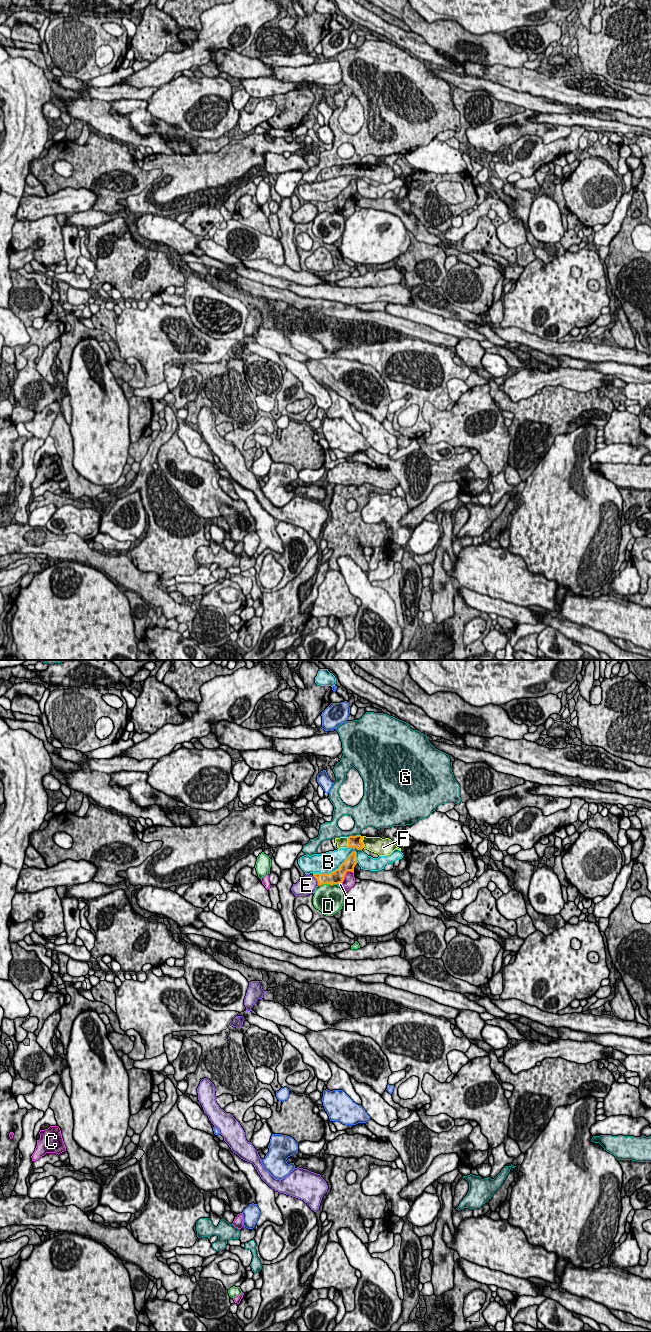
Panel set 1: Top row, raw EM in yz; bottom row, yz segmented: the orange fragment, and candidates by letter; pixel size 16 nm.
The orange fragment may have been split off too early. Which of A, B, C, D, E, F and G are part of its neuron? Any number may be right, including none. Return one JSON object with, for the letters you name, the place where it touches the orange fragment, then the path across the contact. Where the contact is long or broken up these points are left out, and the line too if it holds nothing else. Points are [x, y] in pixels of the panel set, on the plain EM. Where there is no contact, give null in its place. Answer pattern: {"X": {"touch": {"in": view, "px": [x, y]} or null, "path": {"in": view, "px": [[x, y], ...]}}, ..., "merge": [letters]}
{"F": {"touch": {"in": "yz", "px": [362, 170]}}, "merge": ["F"]}

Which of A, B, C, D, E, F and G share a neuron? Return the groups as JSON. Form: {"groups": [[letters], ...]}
{"groups": [["A"], ["B"], ["C"], ["D"], ["E"], ["F"], ["G"]]}

